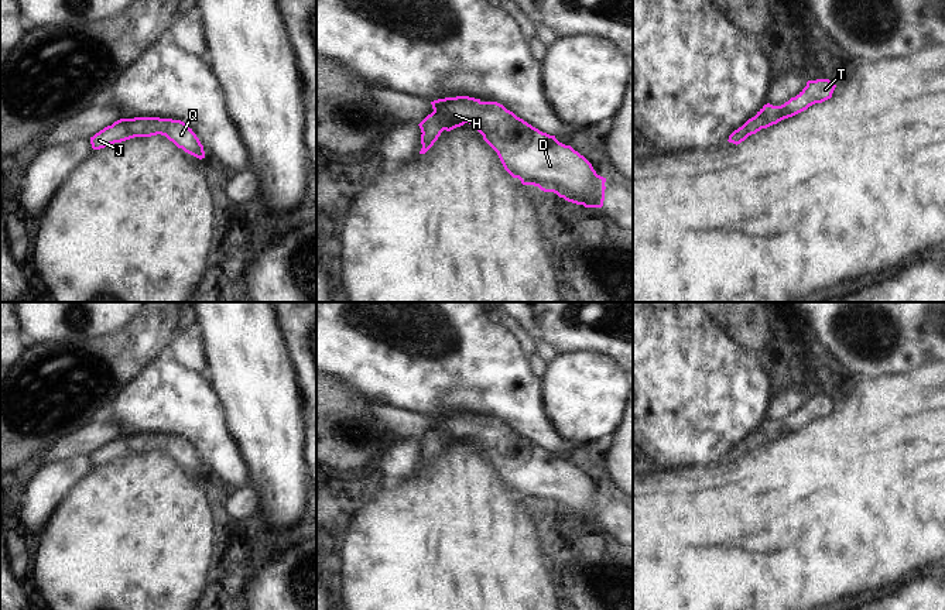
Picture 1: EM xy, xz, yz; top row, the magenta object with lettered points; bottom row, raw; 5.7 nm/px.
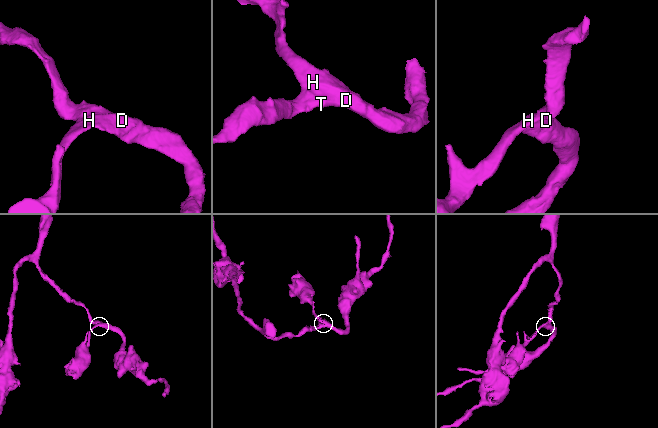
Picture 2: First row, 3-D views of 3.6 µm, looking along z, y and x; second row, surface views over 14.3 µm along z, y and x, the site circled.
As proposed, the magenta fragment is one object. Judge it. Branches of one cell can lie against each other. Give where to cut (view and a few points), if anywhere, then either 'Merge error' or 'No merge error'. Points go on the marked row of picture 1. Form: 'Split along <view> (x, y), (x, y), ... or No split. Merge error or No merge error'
No split. No merge error

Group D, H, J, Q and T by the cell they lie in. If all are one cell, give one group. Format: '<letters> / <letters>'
D H J Q T

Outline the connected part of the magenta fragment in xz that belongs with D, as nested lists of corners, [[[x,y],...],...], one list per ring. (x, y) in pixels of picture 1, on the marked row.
[[[469,96],[438,99],[431,104],[434,112],[418,124],[422,133],[420,154],[425,154],[444,130],[469,123],[523,185],[538,186],[585,208],[603,206],[606,178],[571,145],[533,127],[503,104]]]

